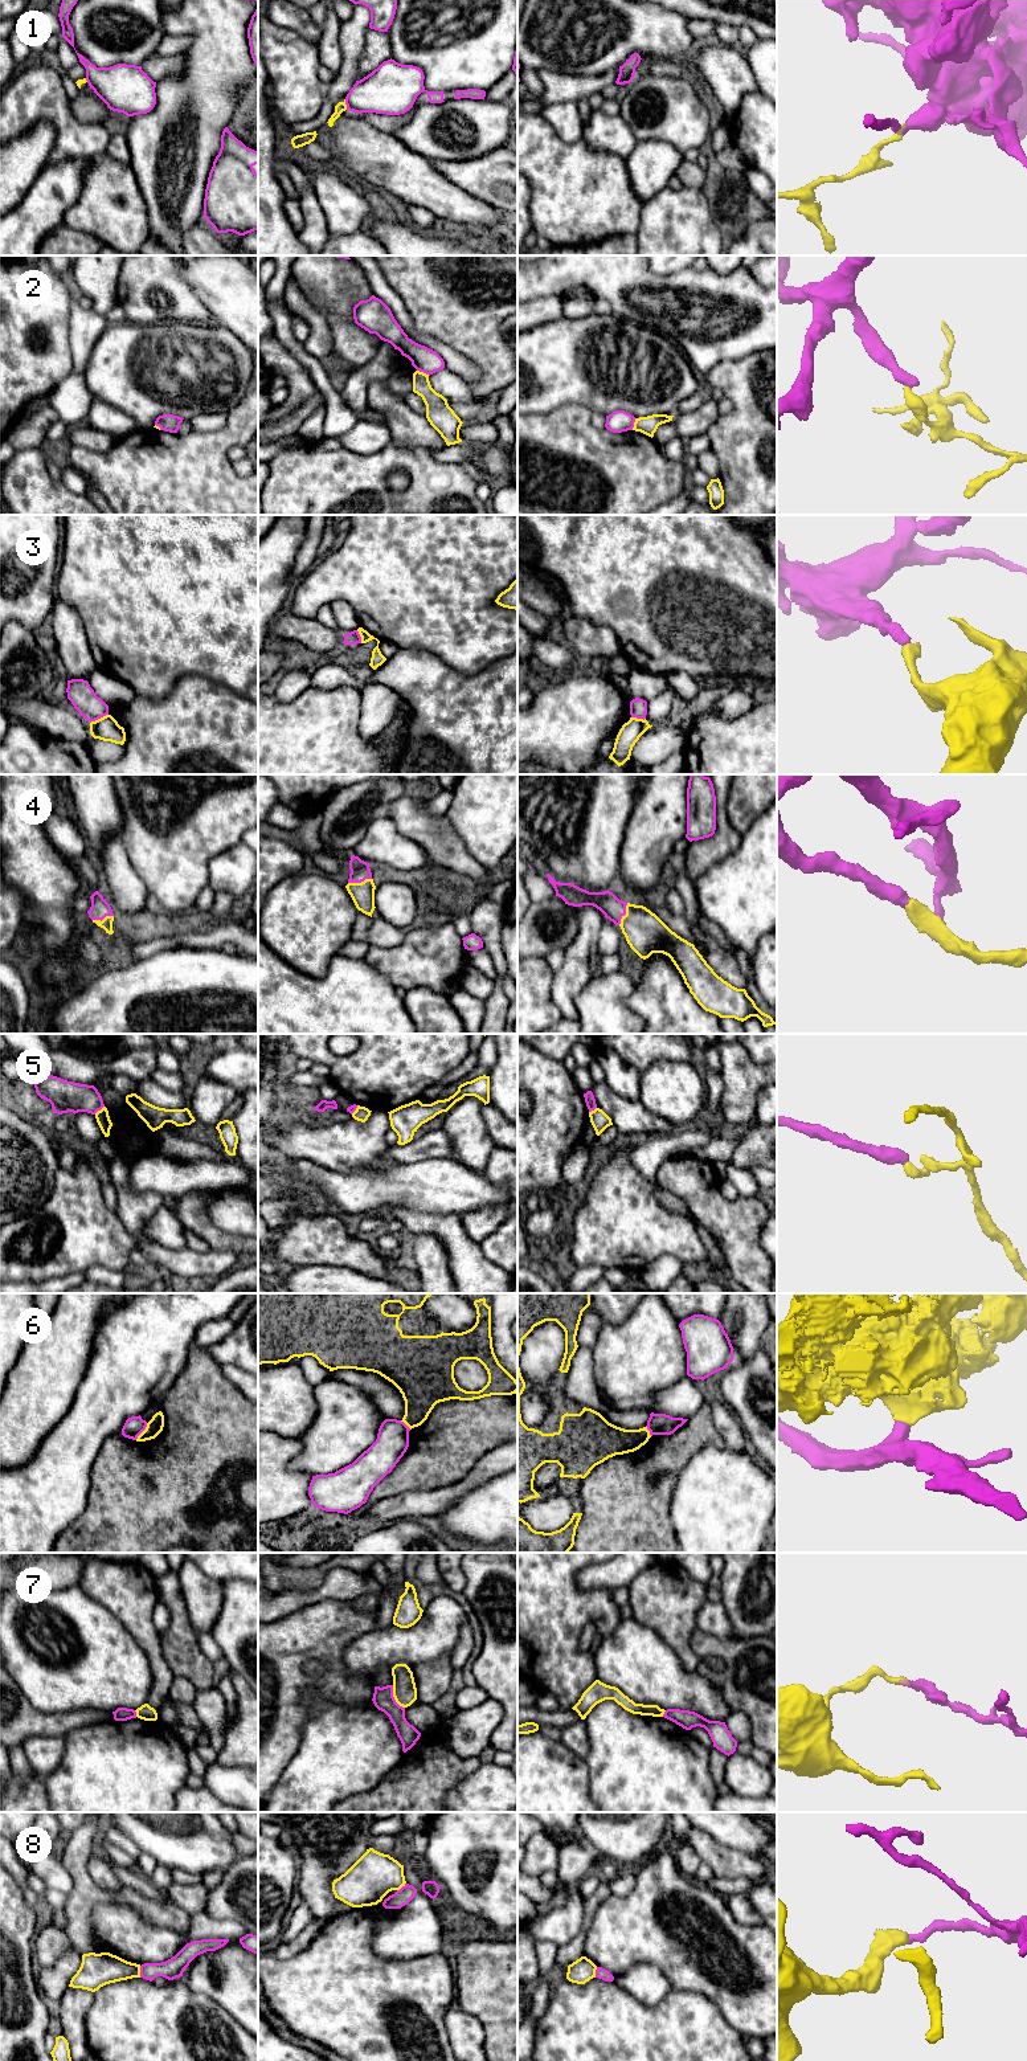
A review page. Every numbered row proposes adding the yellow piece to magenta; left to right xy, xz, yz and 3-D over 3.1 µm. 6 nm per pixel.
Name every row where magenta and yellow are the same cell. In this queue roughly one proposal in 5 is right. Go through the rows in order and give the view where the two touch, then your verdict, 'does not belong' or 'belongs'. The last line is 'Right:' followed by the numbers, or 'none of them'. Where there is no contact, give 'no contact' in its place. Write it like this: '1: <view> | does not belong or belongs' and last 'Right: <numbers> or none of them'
1: xz | does not belong
2: xz | does not belong
3: xy | does not belong
4: xz | belongs
5: xy | does not belong
6: xy | does not belong
7: xz | does not belong
8: xy | does not belong
Right: 4

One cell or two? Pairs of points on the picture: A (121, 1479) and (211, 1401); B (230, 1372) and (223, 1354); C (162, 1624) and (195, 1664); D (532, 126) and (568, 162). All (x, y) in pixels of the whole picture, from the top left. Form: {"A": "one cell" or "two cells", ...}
{"A": "one cell", "B": "two cells", "C": "two cells", "D": "one cell"}

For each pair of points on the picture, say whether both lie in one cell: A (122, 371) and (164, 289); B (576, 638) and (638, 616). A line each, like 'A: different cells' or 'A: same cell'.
A: different cells
B: different cells

